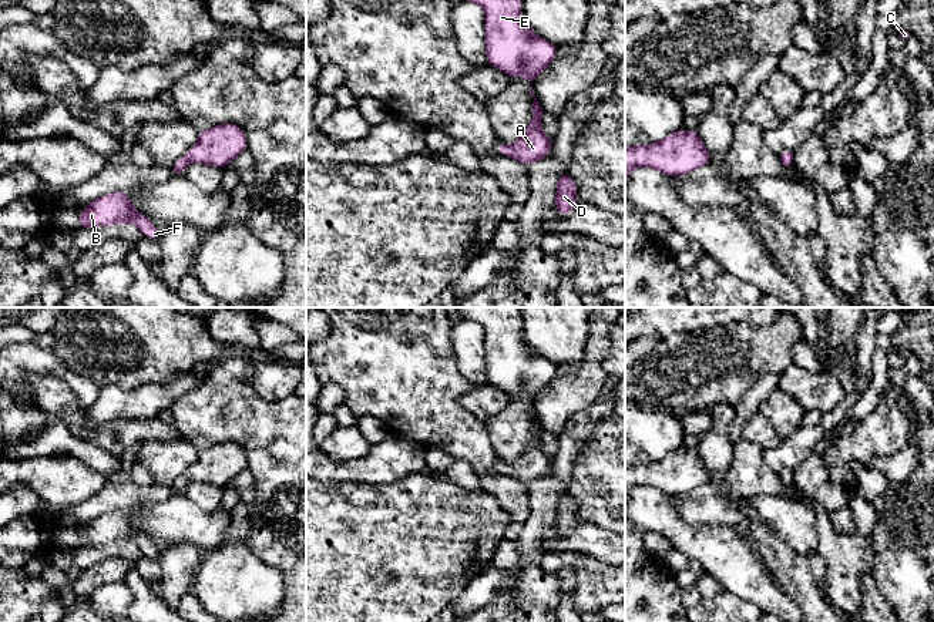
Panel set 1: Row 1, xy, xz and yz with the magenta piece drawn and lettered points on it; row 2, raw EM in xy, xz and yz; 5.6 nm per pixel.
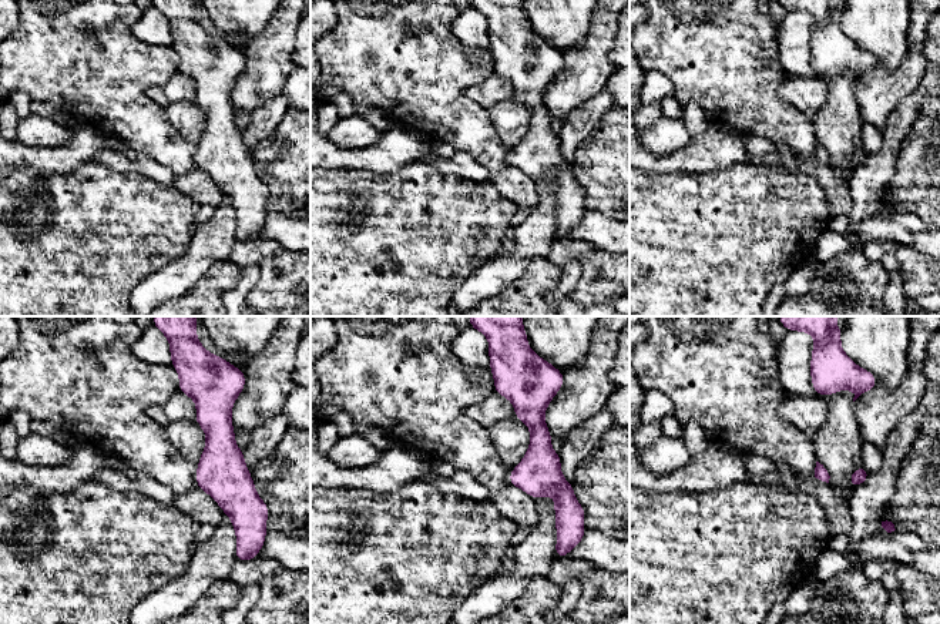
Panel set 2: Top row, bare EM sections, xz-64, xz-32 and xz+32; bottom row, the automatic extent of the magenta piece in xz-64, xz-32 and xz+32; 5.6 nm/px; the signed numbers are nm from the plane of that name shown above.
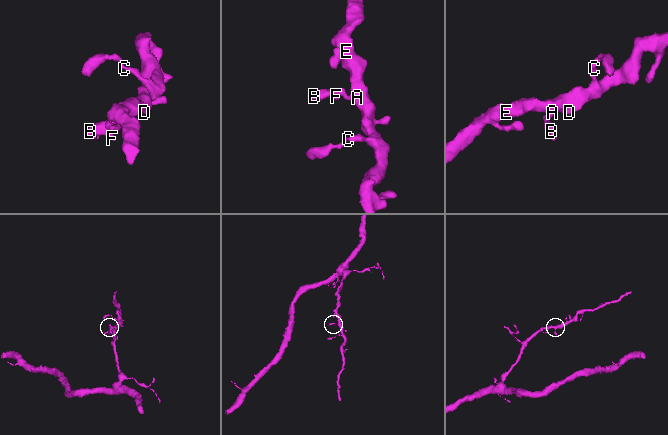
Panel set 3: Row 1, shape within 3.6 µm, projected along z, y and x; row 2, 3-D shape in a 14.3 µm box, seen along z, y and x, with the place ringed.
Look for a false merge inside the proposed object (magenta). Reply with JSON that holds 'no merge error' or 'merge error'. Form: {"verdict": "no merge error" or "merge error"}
{"verdict": "no merge error"}

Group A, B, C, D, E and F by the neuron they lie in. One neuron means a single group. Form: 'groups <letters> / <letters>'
groups A B C D E F

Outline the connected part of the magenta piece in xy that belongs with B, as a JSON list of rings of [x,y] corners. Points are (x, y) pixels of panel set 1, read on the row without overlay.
[[[114,510],[88,522],[78,531],[78,548],[93,545],[117,545],[120,541],[134,542],[144,555],[158,561],[158,547],[144,534],[137,531],[125,510]]]

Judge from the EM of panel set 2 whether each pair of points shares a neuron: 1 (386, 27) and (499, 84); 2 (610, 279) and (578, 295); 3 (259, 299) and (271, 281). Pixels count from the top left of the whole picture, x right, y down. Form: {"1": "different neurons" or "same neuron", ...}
{"1": "different neurons", "2": "same neuron", "3": "same neuron"}

